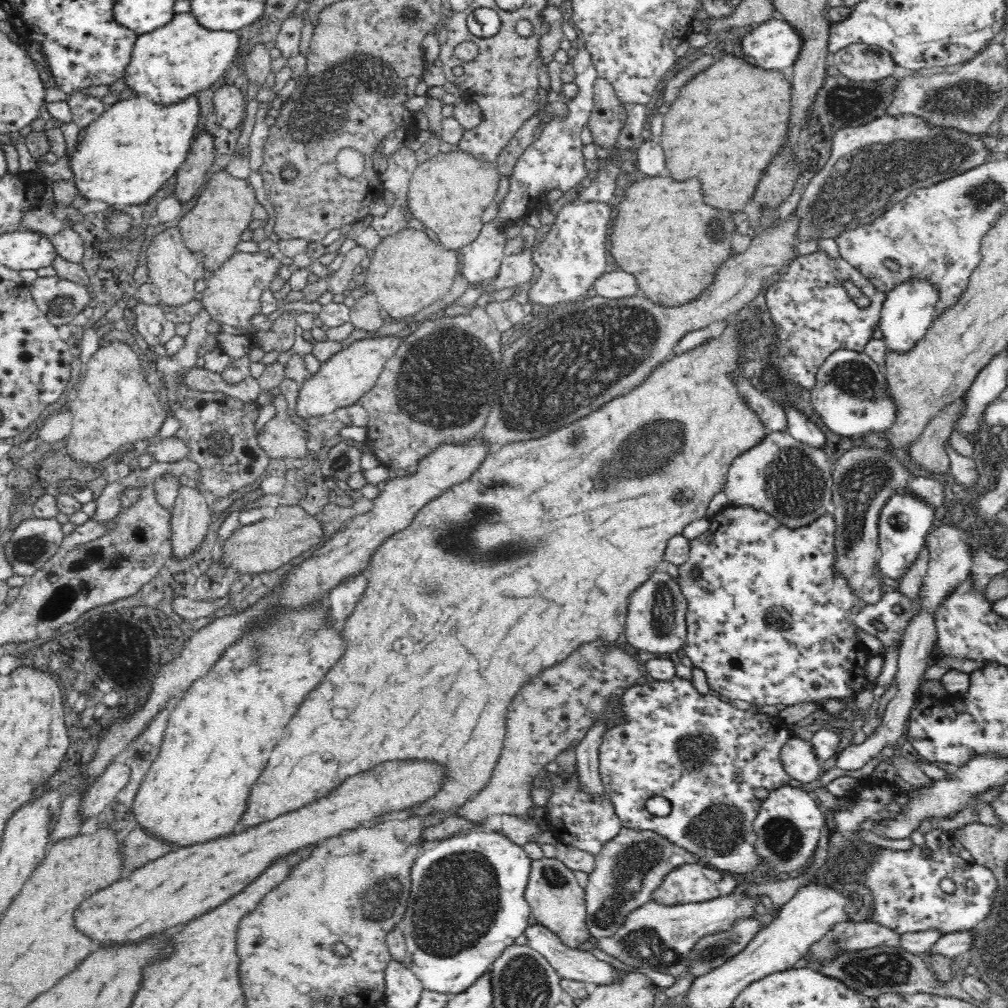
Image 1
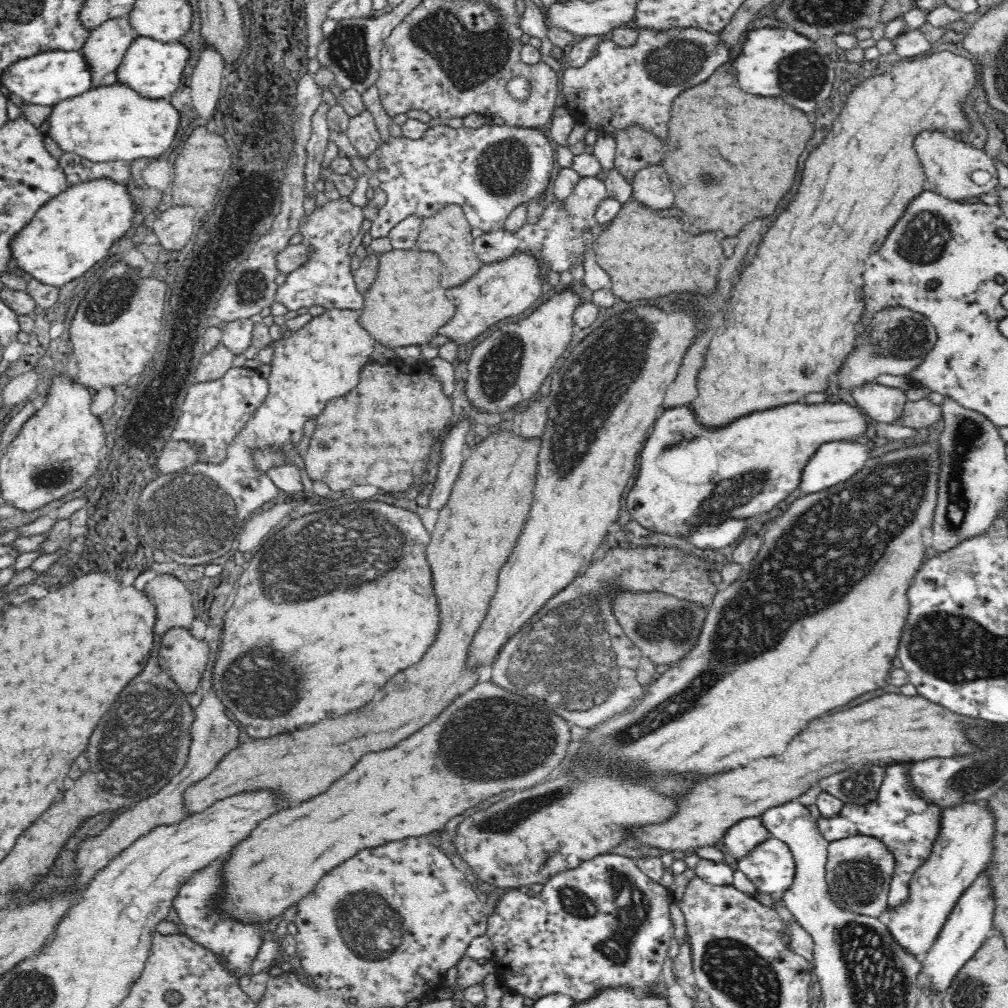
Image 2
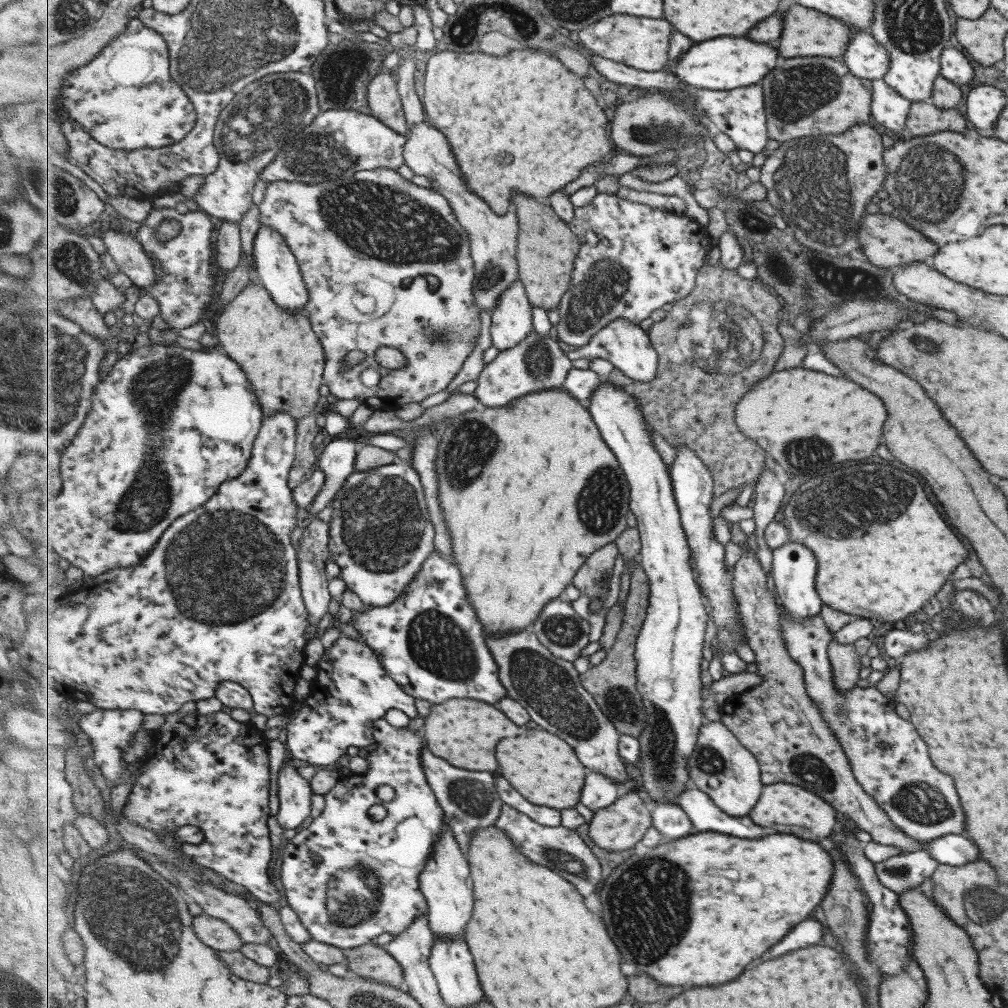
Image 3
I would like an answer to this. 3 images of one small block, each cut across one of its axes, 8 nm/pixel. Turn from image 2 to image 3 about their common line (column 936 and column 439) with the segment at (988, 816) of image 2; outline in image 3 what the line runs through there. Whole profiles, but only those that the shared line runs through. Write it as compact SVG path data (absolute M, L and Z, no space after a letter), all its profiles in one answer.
M449 823L448 830L441 835L440 842L435 844L432 858L420 874L421 890L428 900L429 924L435 938L439 940L457 940L457 936L465 934L465 926L473 916L473 878L471 878L470 862L463 852L456 834Z

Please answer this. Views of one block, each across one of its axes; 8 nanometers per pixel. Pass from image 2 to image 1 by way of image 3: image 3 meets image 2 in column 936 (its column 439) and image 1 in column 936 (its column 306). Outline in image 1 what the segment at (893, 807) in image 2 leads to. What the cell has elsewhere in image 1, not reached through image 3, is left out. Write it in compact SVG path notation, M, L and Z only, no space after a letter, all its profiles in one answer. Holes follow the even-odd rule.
M937 825L924 834L928 846L928 858L919 845L905 851L880 849L870 860L870 868L862 872L860 882L870 889L874 908L868 920L893 928L900 933L923 931L936 927L942 934L974 929L992 910L997 898L998 879L992 869L975 862L966 850L948 831ZM949 878L955 884L951 893L940 887L940 882Z

